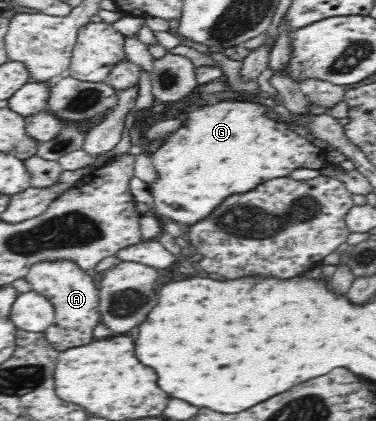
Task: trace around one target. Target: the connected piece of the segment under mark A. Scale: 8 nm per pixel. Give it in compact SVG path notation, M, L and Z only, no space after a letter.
M68 259L44 260L30 266L24 278L30 283L32 291L46 296L54 306L54 324L44 331L45 338L52 344L54 349L64 351L64 349L76 345L86 345L92 341L92 331L94 331L94 326L101 321L102 314L100 313L98 287L96 287L94 279L86 273L86 270L82 269L78 263Z

